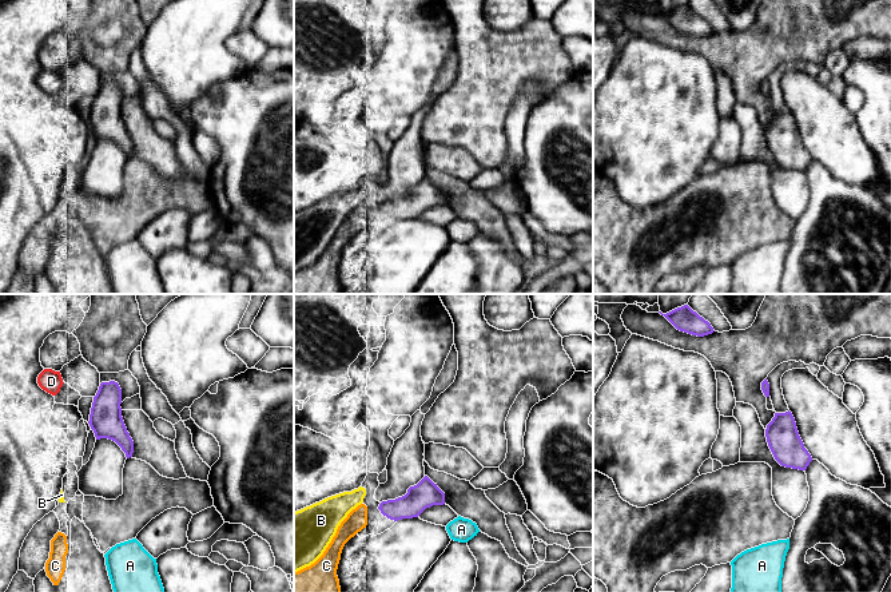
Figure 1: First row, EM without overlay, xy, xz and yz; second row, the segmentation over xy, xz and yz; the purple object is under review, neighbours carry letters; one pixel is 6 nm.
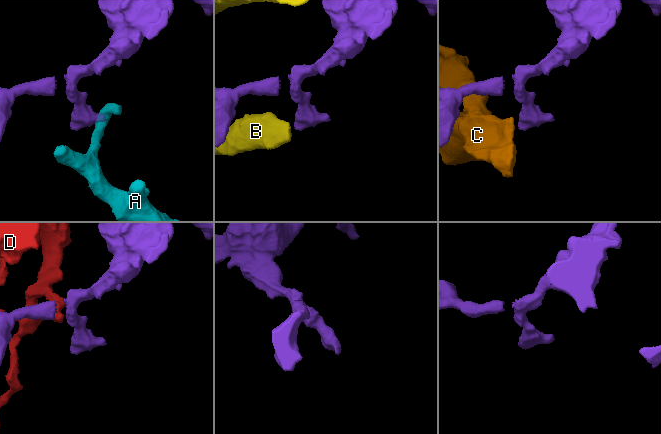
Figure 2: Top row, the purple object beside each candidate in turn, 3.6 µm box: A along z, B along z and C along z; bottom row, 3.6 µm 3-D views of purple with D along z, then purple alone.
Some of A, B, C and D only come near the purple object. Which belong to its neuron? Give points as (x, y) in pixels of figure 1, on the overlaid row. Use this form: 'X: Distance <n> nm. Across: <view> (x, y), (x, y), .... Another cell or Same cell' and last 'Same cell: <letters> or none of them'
A: Distance 110 nm. Across: xz (442, 504), (454, 519). Another cell
B: Distance 100 nm. Across: xz (378, 507), (362, 501). Another cell
C: Distance 70 nm. Across: xz (378, 507), (366, 507). Same cell
D: Distance 200 nm. Across: xy (94, 397), (63, 382). Another cell
Same cell: C

